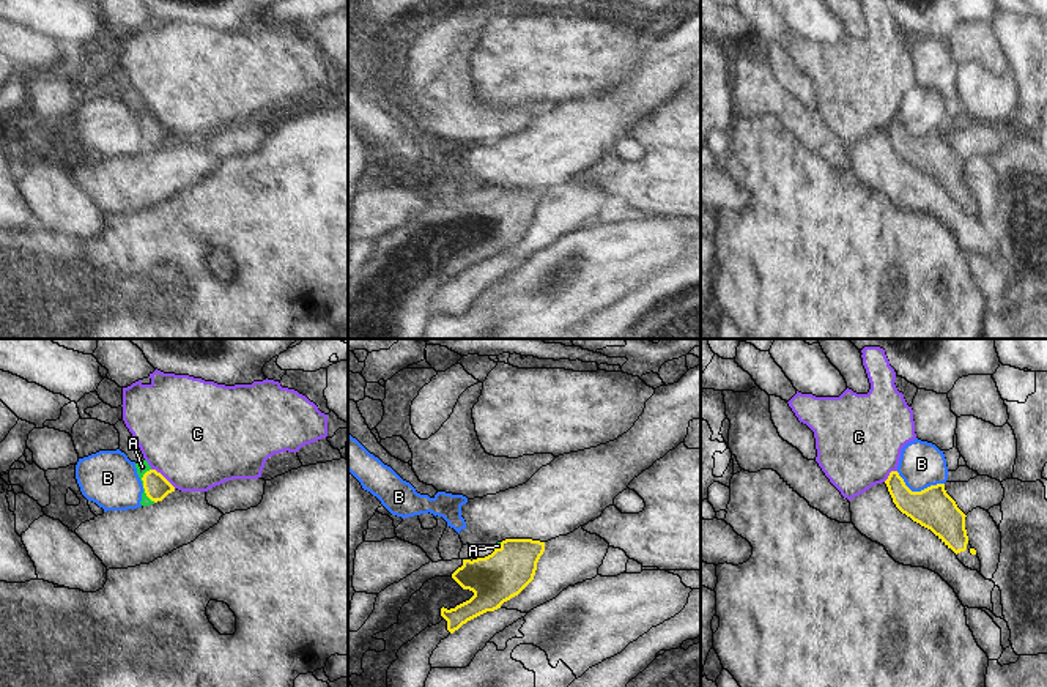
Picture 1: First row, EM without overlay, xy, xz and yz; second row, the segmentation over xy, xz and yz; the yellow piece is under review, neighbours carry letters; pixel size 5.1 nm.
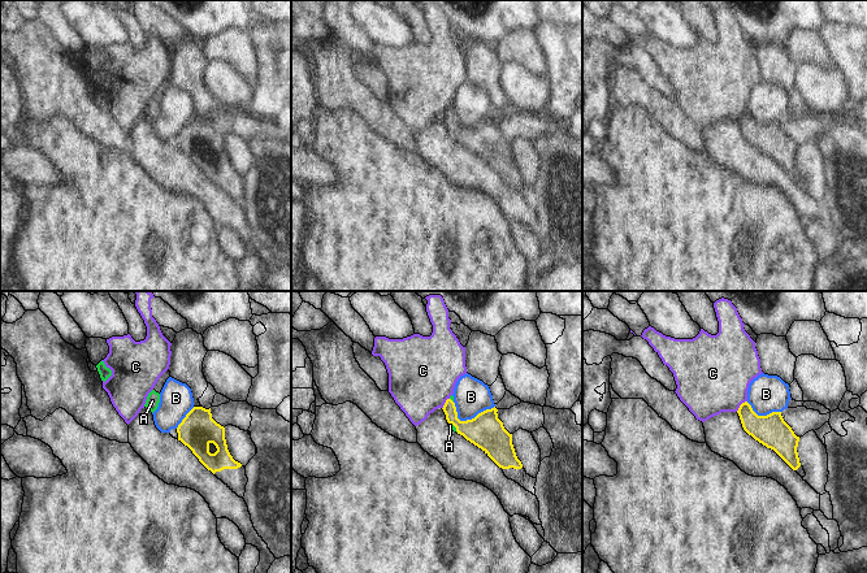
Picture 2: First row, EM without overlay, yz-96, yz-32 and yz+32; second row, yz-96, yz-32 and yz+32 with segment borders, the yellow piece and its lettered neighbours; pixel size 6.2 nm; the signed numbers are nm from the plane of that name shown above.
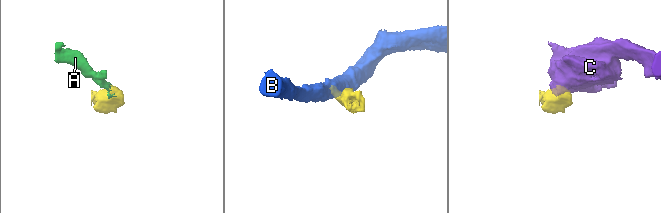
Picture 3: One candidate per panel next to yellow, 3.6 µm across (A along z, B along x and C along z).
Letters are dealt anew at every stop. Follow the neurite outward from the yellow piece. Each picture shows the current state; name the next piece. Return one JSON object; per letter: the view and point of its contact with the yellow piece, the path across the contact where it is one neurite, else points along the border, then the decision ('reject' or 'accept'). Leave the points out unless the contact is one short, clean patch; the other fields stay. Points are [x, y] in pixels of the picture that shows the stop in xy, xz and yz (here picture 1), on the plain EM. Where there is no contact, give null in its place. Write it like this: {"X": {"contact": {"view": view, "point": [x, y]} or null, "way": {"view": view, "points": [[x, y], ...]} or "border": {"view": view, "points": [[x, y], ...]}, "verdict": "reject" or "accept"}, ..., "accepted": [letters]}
{"A": {"contact": {"view": "xy", "point": [144, 123]}, "way": {"view": "xy", "points": [[156, 134], [144, 123], [142, 114]]}, "verdict": "accept"}, "B": {"contact": {"view": "yz", "point": [918, 139]}, "border": {"view": "yz", "points": [[896, 118], [912, 137], [943, 131]]}, "verdict": "reject"}, "C": {"contact": {"view": "xy", "point": [162, 123]}, "border": {"view": "xy", "points": [[151, 115], [159, 118], [175, 134]]}, "verdict": "reject"}, "accepted": ["A"]}

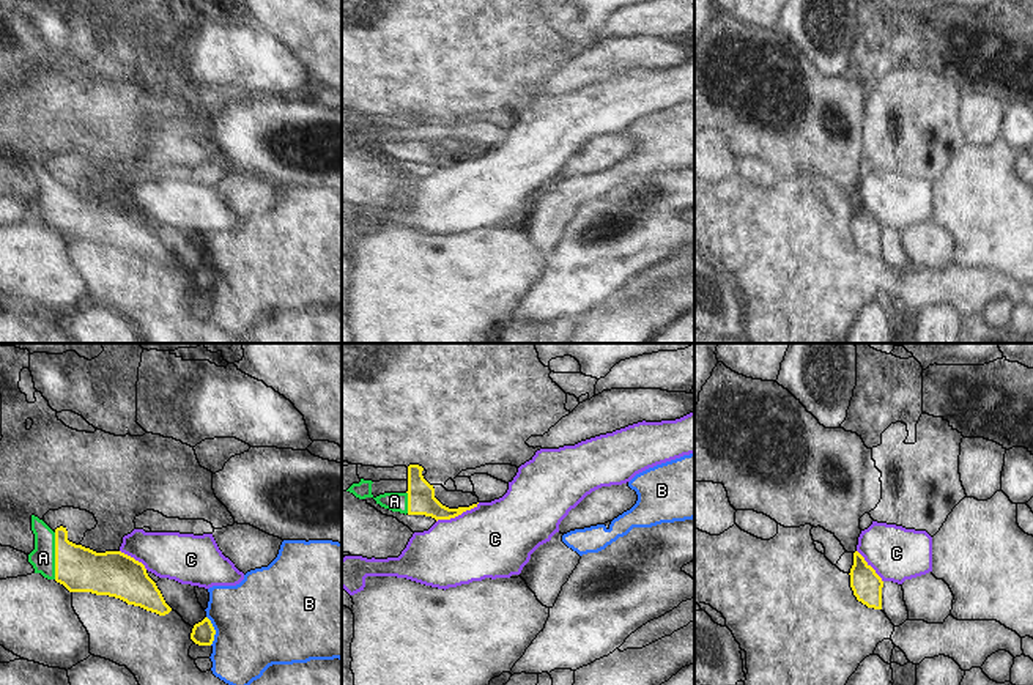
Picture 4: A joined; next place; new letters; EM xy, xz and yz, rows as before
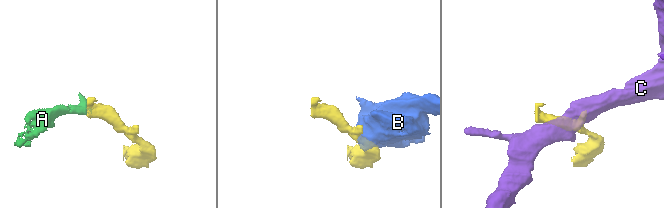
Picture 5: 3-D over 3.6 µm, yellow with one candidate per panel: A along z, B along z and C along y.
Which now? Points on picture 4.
{"A": {"contact": {"view": "xy", "point": [55, 203]}, "verdict": "accept"}, "B": {"contact": {"view": "xy", "point": [214, 277]}, "border": {"view": "xy", "points": [[207, 263], [214, 277], [211, 292]]}, "verdict": "reject"}, "C": {"contact": {"view": "xz", "point": [457, 162]}, "border": {"view": "xz", "points": [[479, 150], [454, 164], [436, 169]]}, "verdict": "reject"}, "accepted": ["A"]}

